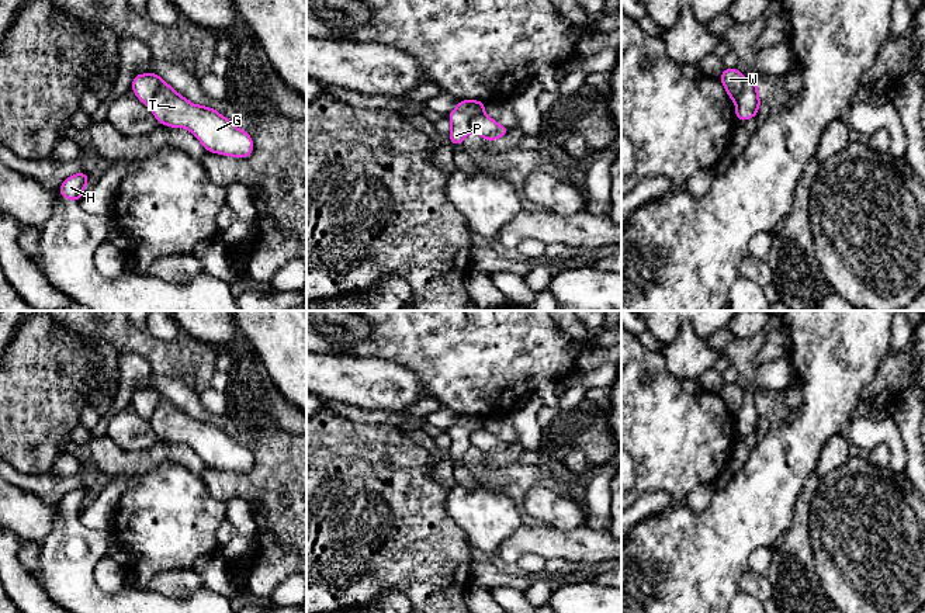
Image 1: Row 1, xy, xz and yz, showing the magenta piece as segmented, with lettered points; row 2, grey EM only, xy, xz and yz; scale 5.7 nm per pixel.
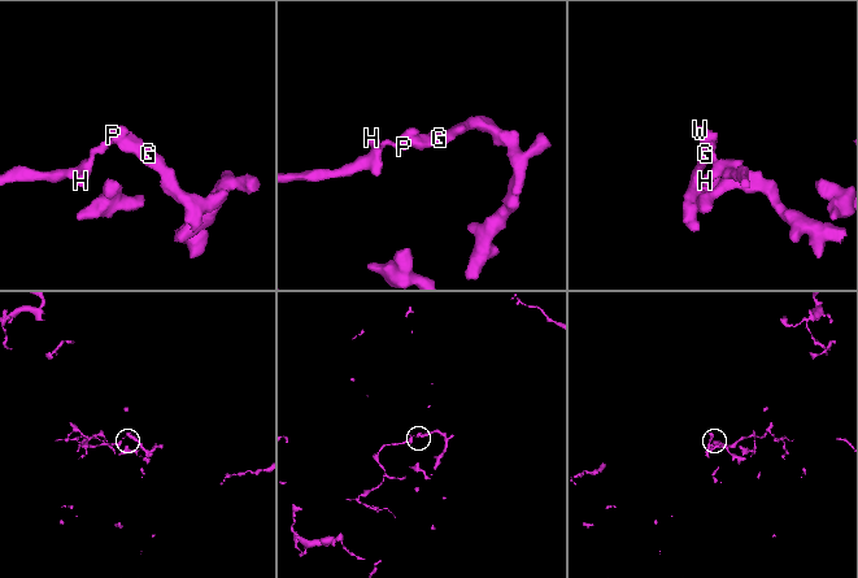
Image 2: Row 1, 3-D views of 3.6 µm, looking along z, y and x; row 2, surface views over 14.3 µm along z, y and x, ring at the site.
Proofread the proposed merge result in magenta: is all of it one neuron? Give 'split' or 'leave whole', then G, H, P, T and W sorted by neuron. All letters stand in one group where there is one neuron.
split | G T / H P W

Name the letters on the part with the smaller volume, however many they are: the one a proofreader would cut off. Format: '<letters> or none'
H, P, W

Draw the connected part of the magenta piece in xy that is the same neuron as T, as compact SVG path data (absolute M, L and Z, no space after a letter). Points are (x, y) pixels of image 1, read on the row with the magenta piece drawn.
M163 80L149 107L162 125L187 128L208 152L233 157L253 153L253 138L246 131L216 110L190 103Z

